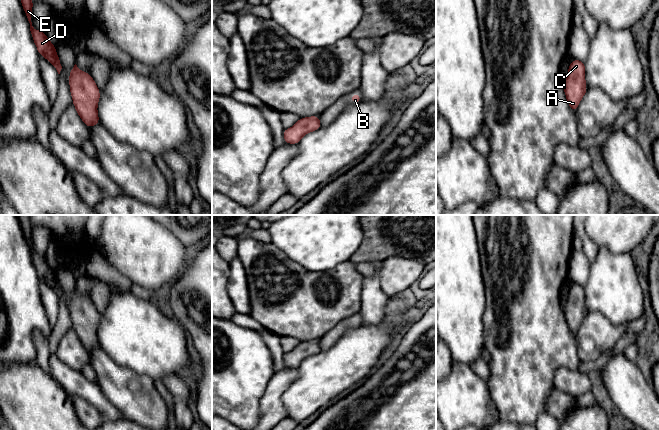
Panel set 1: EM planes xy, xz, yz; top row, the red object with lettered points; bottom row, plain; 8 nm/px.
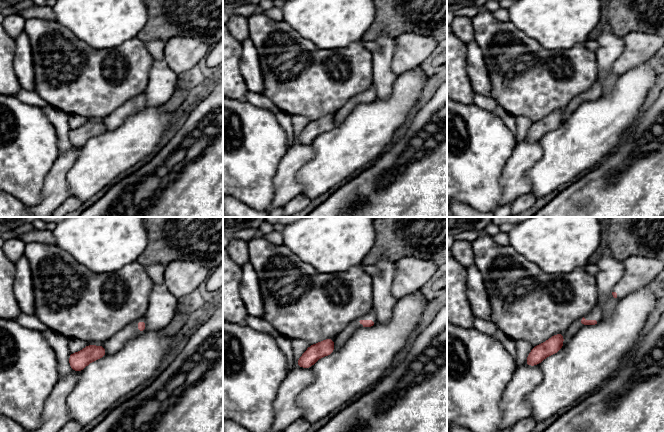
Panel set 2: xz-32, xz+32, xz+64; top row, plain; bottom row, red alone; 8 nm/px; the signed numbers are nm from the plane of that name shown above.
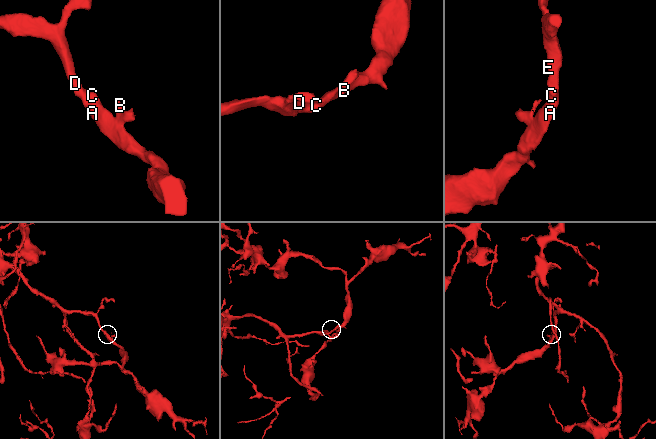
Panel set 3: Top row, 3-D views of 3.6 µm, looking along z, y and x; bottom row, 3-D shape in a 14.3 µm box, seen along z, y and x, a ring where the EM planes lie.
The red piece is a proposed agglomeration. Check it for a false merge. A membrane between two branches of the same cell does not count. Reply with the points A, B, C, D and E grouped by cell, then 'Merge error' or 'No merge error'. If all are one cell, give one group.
Groups: A B C D E. No merge error

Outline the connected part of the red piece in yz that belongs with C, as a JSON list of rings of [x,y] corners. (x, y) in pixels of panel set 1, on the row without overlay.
[[[574,283],[568,293],[564,316],[572,335],[576,336],[581,322],[585,319],[587,311],[585,308],[585,288]]]

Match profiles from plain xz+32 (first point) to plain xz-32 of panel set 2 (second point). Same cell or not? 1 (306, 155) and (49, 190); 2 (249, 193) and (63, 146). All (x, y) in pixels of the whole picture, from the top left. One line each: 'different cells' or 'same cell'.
1: same cell
2: different cells

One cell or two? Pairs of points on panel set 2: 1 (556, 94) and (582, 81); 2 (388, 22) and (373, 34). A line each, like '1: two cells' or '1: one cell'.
1: one cell
2: one cell

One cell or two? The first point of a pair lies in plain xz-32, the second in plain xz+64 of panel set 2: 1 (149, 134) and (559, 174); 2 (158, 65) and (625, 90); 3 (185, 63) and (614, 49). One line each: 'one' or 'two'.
1: one
2: two
3: two

